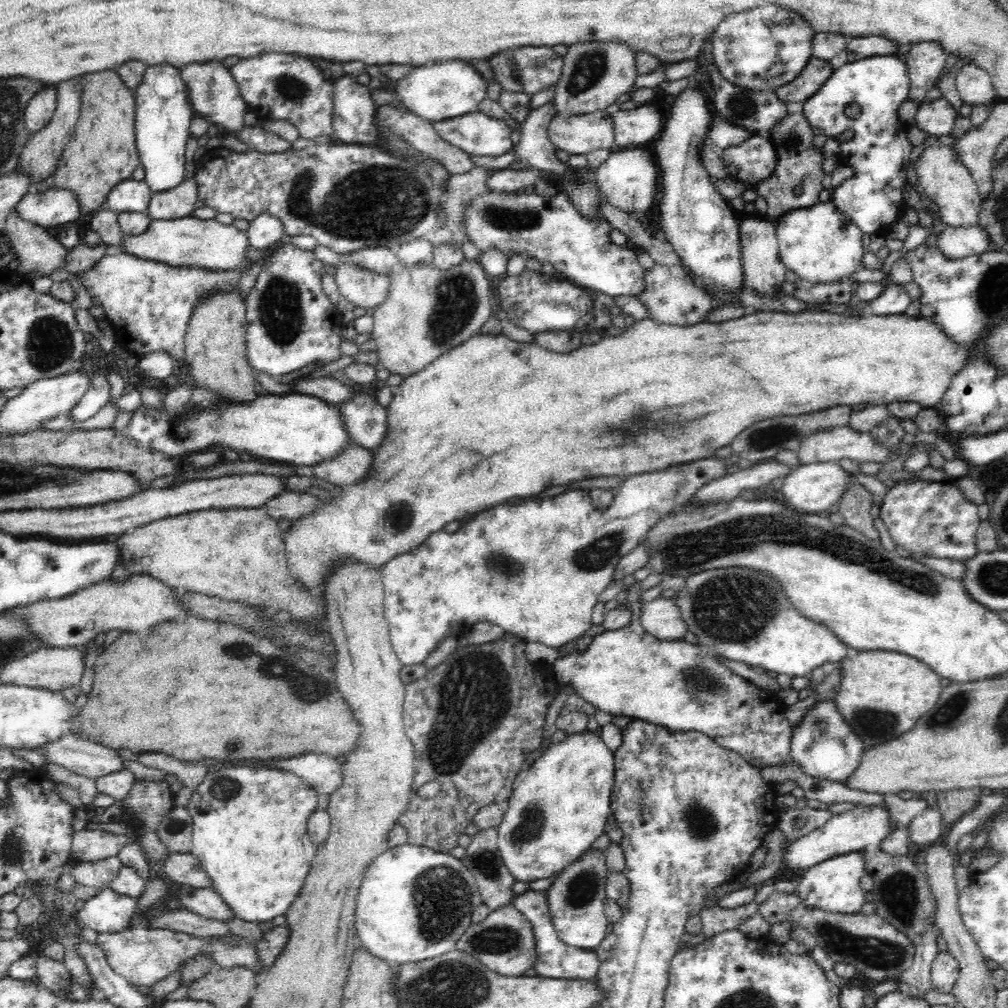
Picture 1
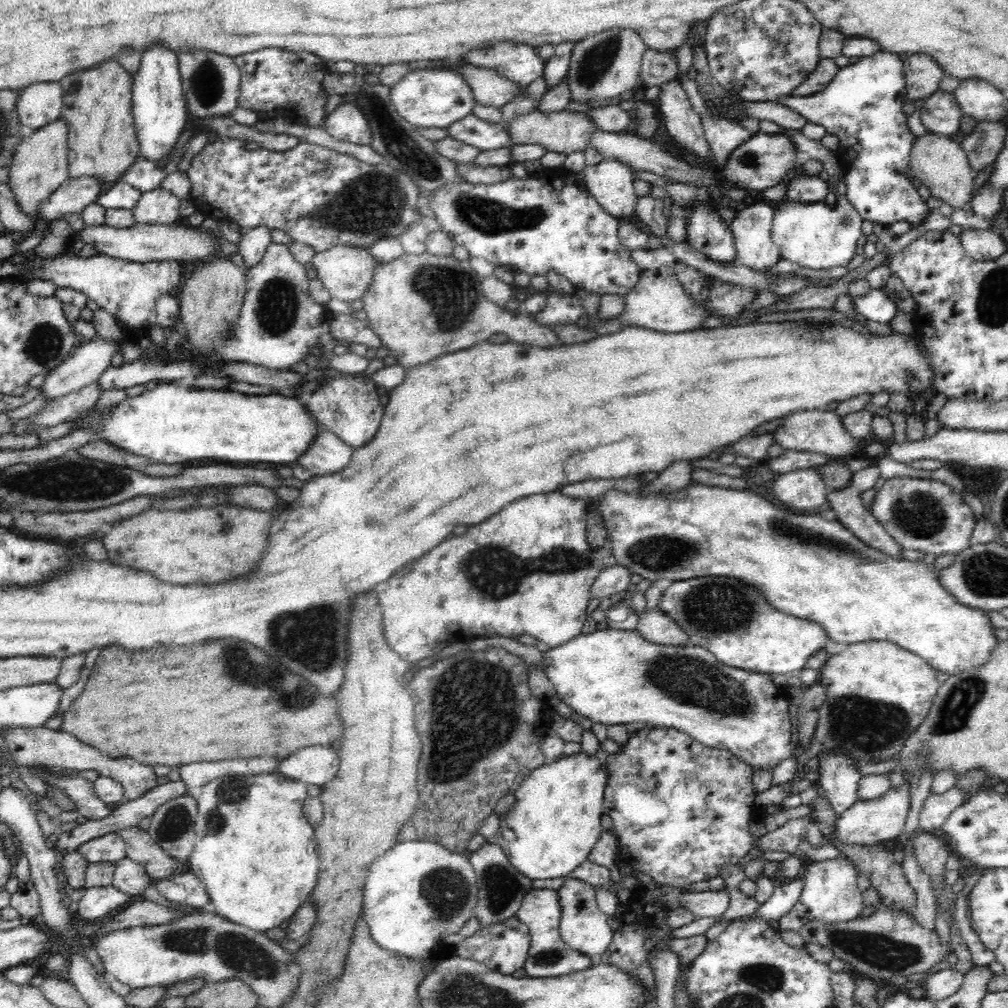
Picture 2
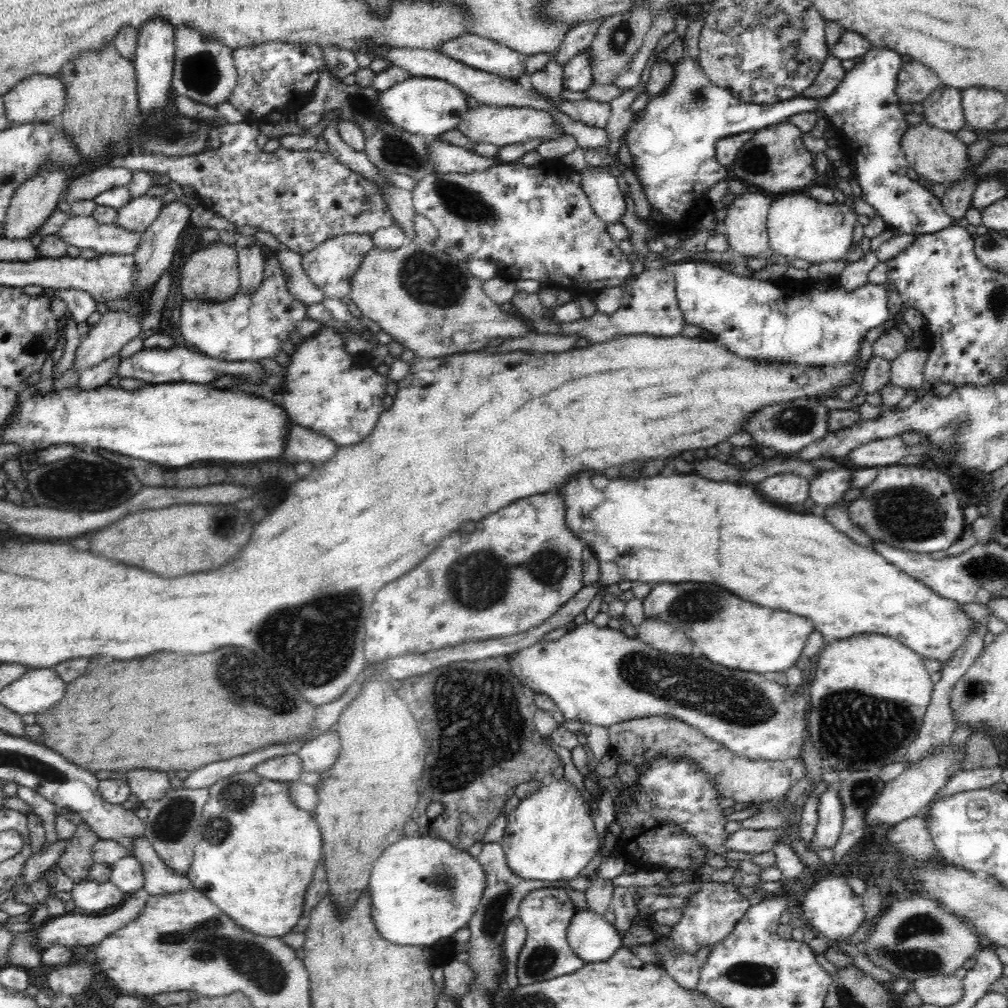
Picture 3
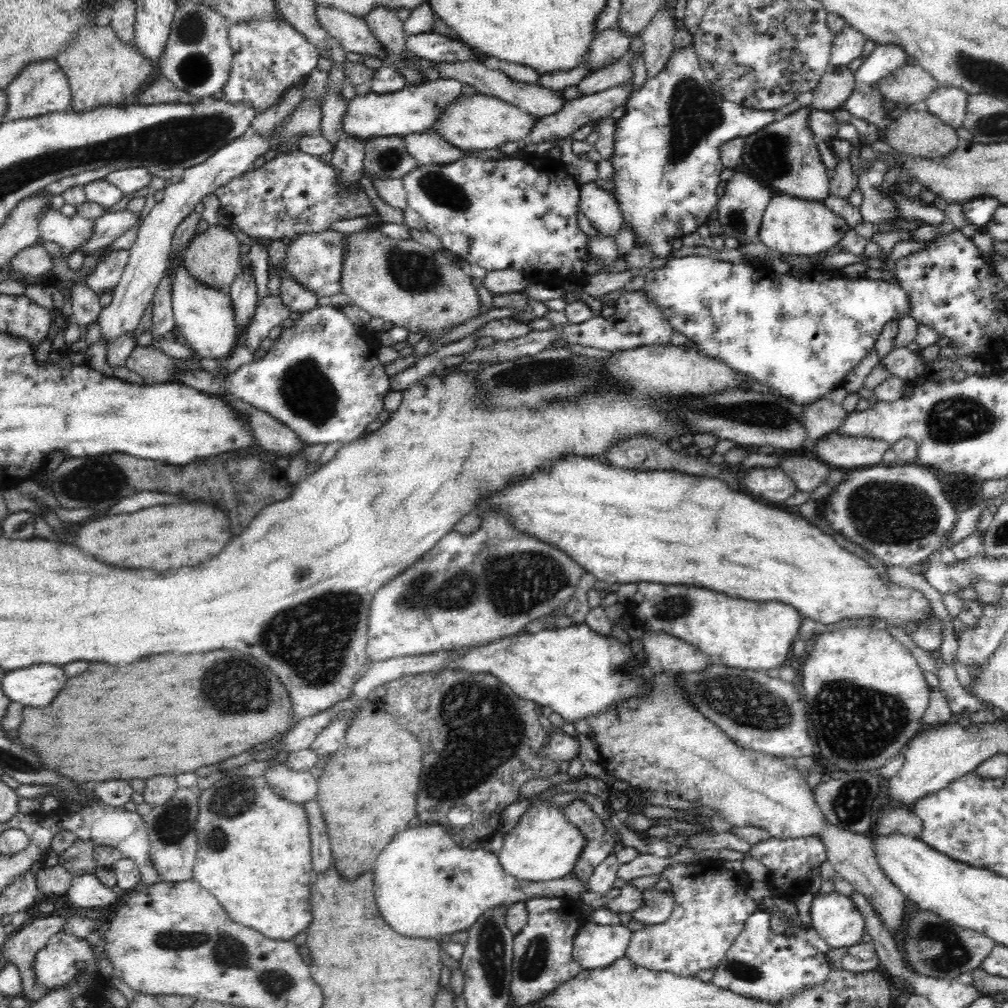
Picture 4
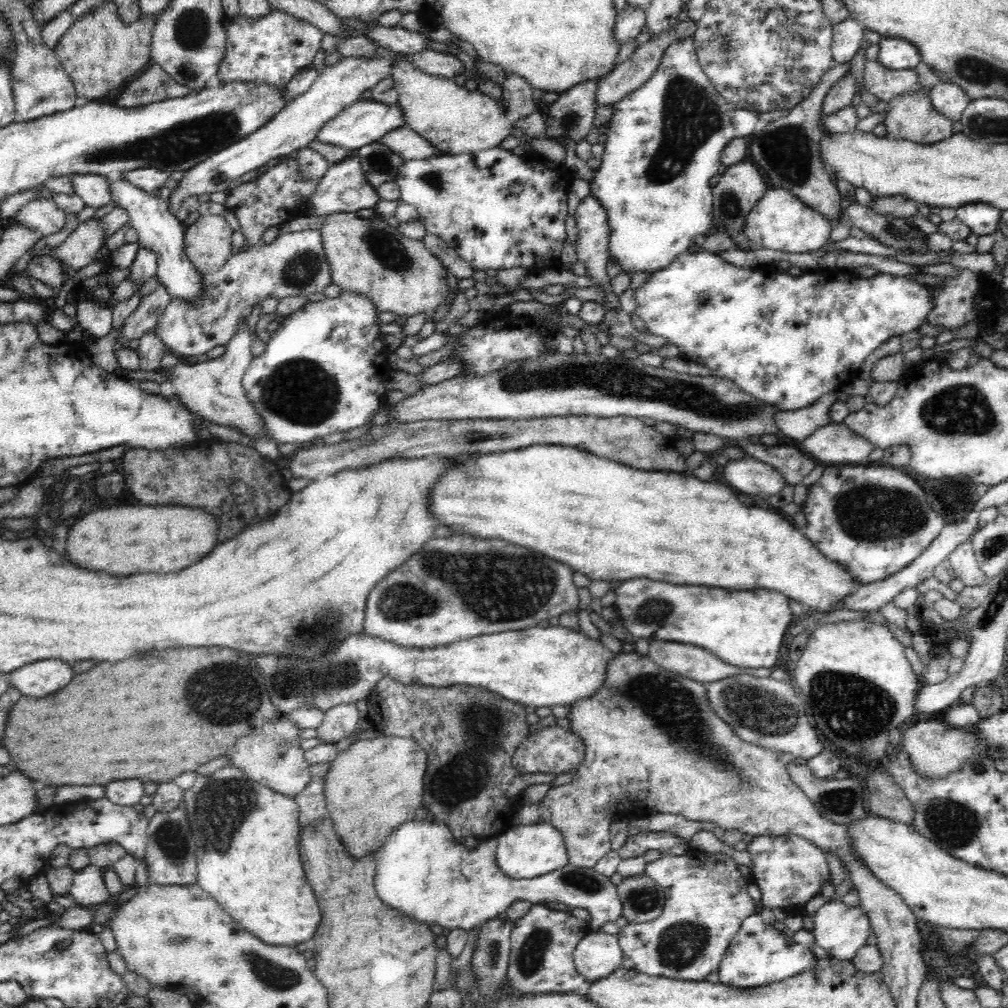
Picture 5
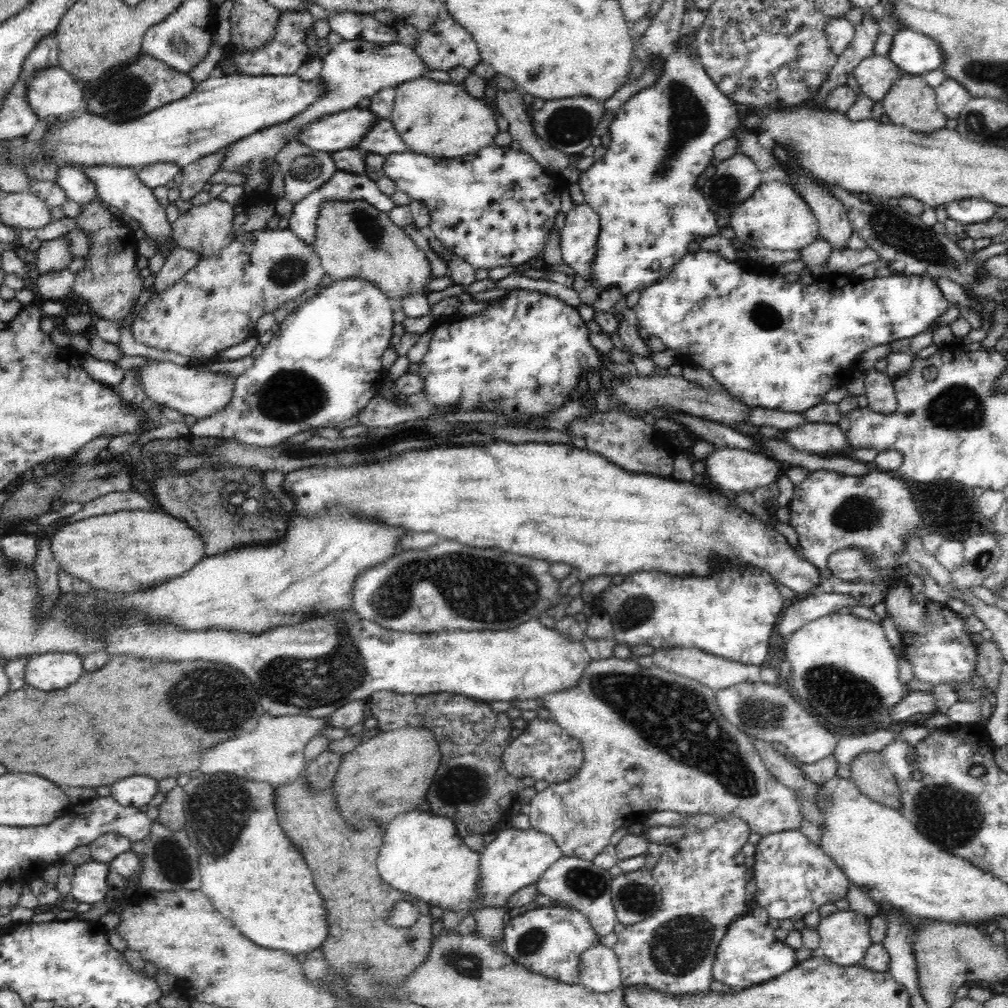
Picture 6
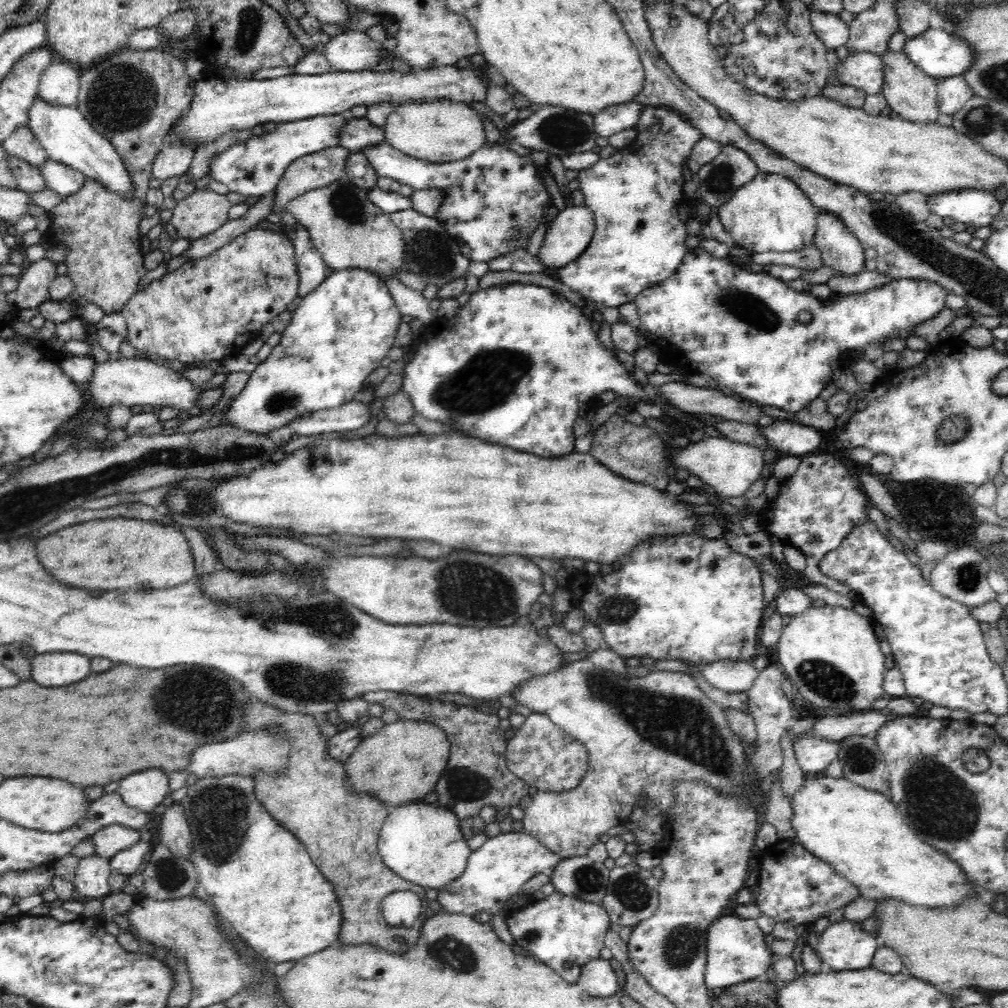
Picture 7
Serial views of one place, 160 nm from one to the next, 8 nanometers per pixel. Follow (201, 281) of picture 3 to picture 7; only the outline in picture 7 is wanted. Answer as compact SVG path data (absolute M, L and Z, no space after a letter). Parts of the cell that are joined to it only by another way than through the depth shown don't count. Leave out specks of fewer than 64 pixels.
M196 188L192 194L177 201L172 209L170 222L179 238L195 241L212 234L228 222L228 210L231 206L227 195L208 188Z

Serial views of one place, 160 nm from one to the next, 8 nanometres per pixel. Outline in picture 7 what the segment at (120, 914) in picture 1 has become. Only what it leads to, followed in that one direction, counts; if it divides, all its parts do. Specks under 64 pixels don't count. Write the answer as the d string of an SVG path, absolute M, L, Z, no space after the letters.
M86 856L75 872L75 894L78 899L102 899L111 894L108 878L112 874L108 857Z

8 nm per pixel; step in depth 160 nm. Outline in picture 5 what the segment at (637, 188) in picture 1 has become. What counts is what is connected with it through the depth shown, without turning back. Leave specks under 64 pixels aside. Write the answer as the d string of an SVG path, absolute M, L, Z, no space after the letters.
M596 195L586 196L577 206L575 212L575 224L579 230L579 241L575 246L578 263L582 262L587 268L586 276L590 276L595 284L599 284L607 296L604 298L606 308L609 310L620 310L619 296L612 290L610 278L606 271L606 262L608 261L608 242L610 242L610 225L608 225L608 215L606 208L602 206Z

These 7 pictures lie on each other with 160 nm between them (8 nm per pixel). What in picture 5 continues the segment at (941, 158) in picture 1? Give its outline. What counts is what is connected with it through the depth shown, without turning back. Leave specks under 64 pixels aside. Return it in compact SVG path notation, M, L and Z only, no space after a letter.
M902 92L900 96L888 102L886 116L883 123L886 126L888 136L901 138L902 140L912 140L916 144L934 144L940 140L946 140L952 136L952 124L949 118L940 114L932 104L927 92Z

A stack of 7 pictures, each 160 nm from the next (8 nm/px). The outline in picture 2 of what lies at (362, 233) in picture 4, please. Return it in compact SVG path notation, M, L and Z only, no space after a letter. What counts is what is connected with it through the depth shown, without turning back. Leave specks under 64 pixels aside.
M429 252L406 254L384 264L375 264L374 279L362 298L363 310L368 317L366 323L380 336L382 347L390 351L396 363L408 371L414 366L430 363L438 356L466 350L476 344L488 342L492 334L501 332L509 341L528 344L537 348L553 348L562 345L552 327L534 321L532 314L522 312L514 316L512 312L490 303L483 292L483 279L474 270L469 259L458 260L453 256L434 256Z

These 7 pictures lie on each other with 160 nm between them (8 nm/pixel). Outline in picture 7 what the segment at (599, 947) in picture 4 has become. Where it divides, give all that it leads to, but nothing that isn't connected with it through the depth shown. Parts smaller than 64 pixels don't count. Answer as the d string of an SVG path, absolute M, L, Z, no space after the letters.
M598 957L582 967L577 983L588 995L598 999L606 999L616 994L619 980L609 960Z

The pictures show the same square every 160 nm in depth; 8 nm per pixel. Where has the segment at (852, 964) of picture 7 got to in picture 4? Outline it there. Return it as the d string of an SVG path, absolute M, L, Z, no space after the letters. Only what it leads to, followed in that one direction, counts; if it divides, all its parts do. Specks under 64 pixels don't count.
M830 892L813 896L810 906L811 928L814 928L830 949L850 948L860 943L865 933L865 918L851 896Z

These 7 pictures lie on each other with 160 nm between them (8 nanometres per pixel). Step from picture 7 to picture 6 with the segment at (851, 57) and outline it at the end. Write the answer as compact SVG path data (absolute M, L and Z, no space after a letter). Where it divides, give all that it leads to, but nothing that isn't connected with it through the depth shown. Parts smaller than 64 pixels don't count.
M887 55L867 56L852 70L857 91L874 101L882 101L900 70Z

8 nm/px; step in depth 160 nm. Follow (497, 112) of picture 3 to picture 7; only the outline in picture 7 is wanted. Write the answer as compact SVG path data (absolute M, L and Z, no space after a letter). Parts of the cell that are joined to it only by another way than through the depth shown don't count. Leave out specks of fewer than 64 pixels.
M460 102L410 103L395 106L384 126L385 141L410 158L427 163L462 160L486 145L486 132L480 113Z

